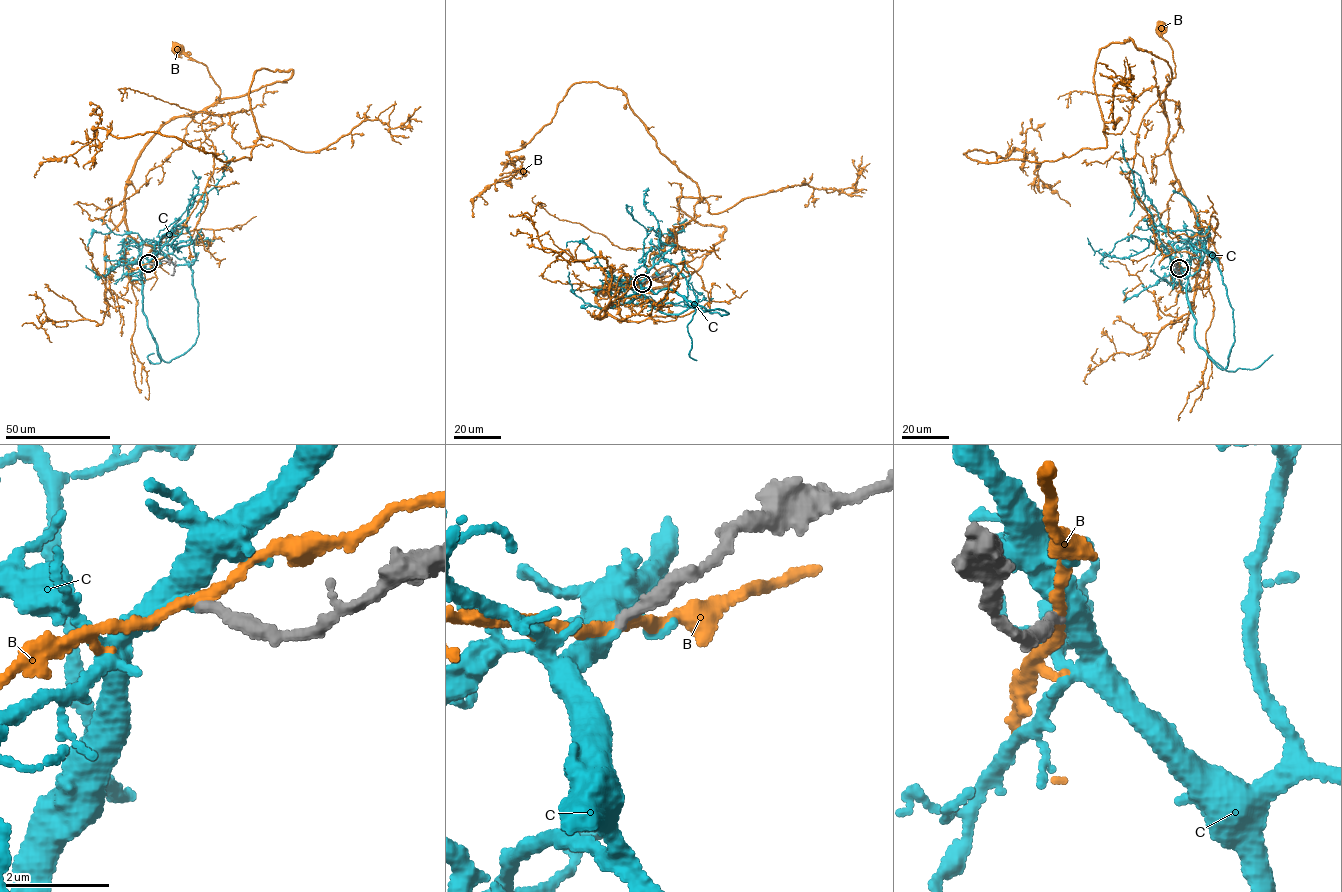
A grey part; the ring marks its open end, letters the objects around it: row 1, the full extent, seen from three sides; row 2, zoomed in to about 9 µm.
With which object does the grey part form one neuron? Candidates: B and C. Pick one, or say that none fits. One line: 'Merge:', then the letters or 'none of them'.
Merge: C

